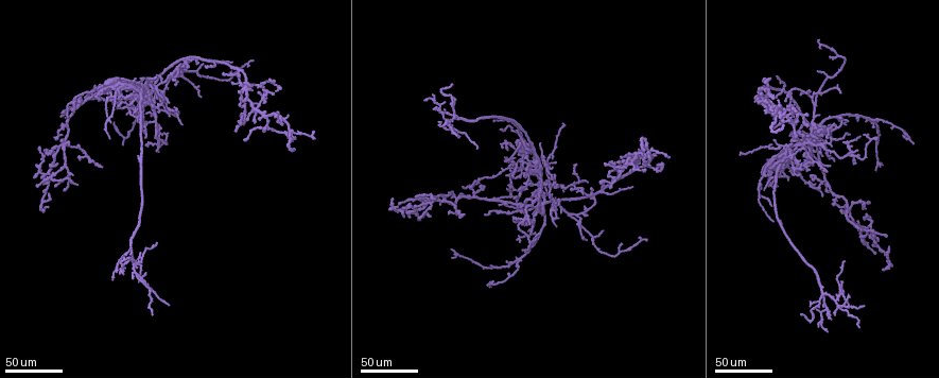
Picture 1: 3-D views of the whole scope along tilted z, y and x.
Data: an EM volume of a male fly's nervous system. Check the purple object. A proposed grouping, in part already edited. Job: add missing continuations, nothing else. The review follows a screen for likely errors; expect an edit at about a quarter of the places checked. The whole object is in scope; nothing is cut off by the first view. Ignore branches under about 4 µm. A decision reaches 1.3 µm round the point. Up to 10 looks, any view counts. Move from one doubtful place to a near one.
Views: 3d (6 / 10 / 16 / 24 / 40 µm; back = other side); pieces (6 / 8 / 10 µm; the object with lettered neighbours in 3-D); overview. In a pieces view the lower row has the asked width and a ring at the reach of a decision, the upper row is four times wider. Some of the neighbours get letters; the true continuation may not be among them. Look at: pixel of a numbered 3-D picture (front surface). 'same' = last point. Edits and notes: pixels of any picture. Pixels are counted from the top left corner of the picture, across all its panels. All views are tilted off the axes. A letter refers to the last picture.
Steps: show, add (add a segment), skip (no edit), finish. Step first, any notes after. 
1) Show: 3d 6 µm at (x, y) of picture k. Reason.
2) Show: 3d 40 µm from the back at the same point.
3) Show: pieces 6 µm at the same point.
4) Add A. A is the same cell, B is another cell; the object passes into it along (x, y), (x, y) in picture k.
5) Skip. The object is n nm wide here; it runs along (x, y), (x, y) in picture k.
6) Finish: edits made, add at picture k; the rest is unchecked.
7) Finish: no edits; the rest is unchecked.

Show: 3d 24 µm at (519, 241) of picture 1. An open end.

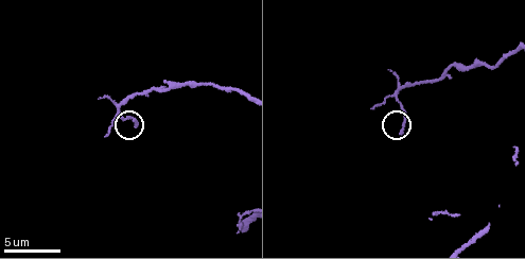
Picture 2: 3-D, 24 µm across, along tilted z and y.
Show: pieces 6 µm at (401, 130) of picture 2.

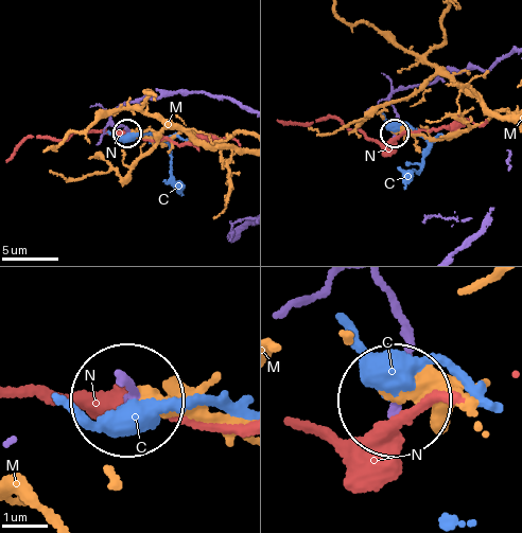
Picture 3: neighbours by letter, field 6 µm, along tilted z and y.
Skip. C, M and N are other cells; it runs along (377, 286), (401, 320), (392, 397) in picture 3; none of them fits.

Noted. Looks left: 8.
Show: 3d 40 µm at (556, 199) of picture 1. Thin end.

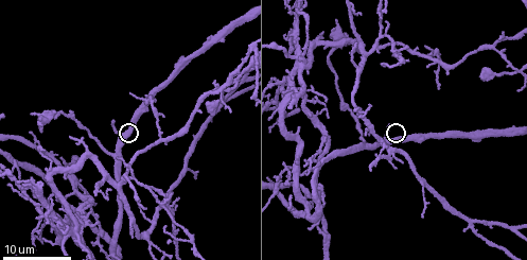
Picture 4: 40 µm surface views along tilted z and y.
Show: 3d 10 µm at (389, 124) of picture 4.

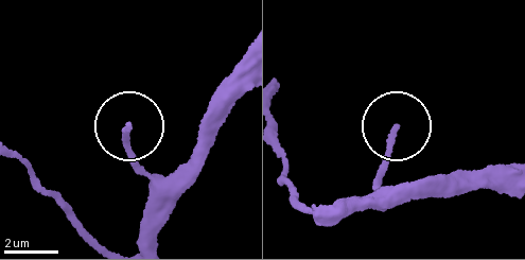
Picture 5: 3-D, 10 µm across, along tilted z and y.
Show: pieces 8 µm at (395, 132) of picture 5.

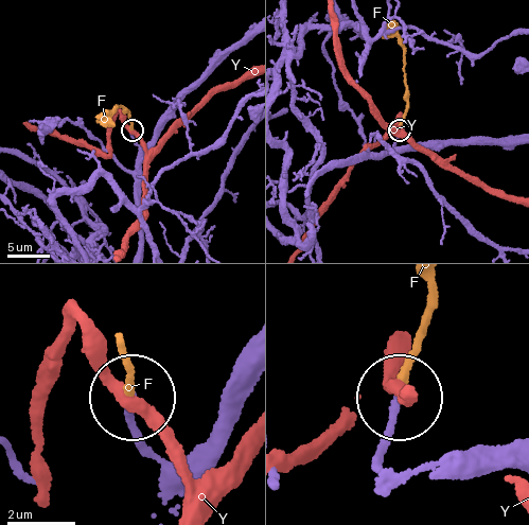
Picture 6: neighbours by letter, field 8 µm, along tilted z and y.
Add F. F is the same cell, Y is another cell; it goes on there.

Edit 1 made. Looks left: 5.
Show: overview. See it whole again.

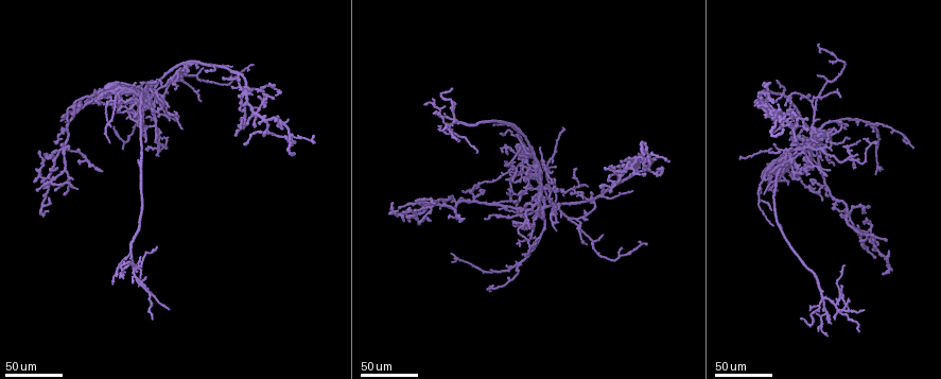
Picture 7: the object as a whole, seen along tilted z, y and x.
Show: 3d 40 µm at (589, 186) of picture 7. Thin end.

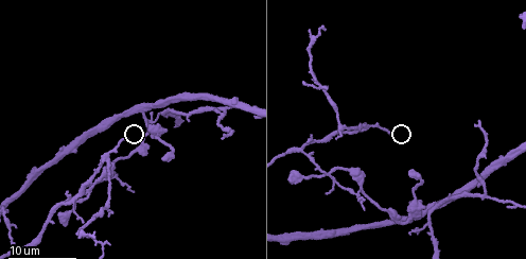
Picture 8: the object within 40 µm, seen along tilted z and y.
Show: pieces 6 µm at (390, 134) of picture 8. See the neighbours.

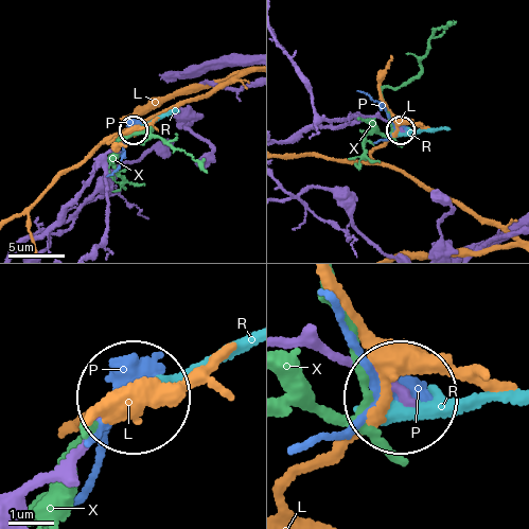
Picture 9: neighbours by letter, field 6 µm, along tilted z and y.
Skip. The object is 170 nm wide here; L, P, R and X are other cells; no lettered segment goes on from it.

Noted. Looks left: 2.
Show: 3d 24 µm at (167, 149) of picture 7. Free end.

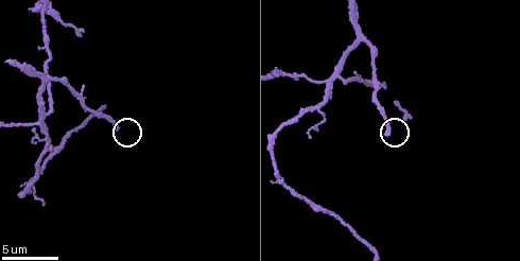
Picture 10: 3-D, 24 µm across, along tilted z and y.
Show: pieces 10 µm at (118, 128) of picture 10.

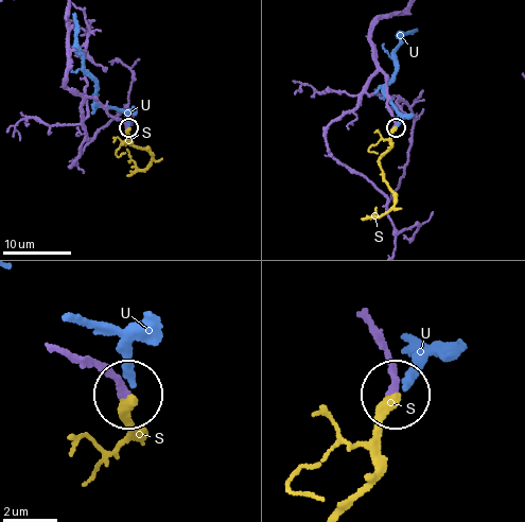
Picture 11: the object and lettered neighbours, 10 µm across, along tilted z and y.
Add S. The object is 210 nm wide here; S is the same cell, U is another cell; the object passes into it along (375, 343), (395, 404), (378, 462), (345, 504) in picture 11; the cell continues.

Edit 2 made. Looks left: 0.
Finish: edits made, add at picture 6, add at picture 11; the rest is unchecked.

